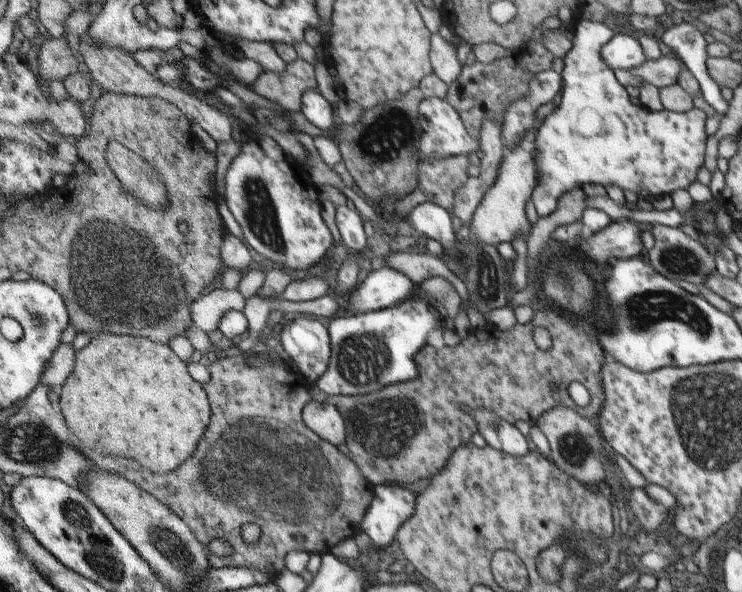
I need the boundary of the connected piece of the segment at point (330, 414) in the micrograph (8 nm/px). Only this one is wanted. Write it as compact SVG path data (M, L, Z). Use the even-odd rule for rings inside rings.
M314 401L304 408L301 417L306 428L317 433L322 440L330 441L336 448L346 447L348 425L335 405Z

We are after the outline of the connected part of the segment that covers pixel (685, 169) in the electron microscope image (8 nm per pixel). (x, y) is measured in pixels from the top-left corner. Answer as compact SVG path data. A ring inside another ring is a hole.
M578 20L574 21L571 26L574 32L574 42L572 50L563 58L564 69L562 70L562 76L564 77L565 87L562 88L562 98L560 98L560 104L557 105L557 109L553 114L548 115L544 122L539 125L535 134L534 140L534 160L536 160L536 166L538 166L538 184L534 186L534 190L531 194L532 202L536 208L536 212L540 218L550 216L554 214L554 208L556 208L556 200L558 196L562 196L566 190L572 190L574 186L582 186L586 182L594 182L594 184L604 184L604 182L610 182L611 185L618 186L621 190L630 190L634 192L636 196L647 200L656 199L658 196L672 195L674 191L680 189L687 189L692 184L700 170L700 166L704 164L704 152L706 148L706 132L704 132L704 120L706 120L706 113L702 112L702 108L692 108L688 112L677 113L663 109L662 111L651 111L646 109L642 105L633 104L630 100L628 88L622 86L618 79L615 77L614 70L605 63L605 59L601 56L601 51L604 49L606 43L615 35L614 32L602 23L602 21L594 20Z

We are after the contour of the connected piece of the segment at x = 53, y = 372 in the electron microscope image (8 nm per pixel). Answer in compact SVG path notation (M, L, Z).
M61 344L56 354L53 356L52 362L46 368L45 375L42 376L42 384L46 386L64 386L70 376L76 372L78 366L78 352L76 346L70 344Z

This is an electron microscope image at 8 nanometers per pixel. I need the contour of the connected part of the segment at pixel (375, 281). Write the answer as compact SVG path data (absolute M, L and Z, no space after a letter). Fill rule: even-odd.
M382 267L370 272L364 282L351 291L353 293L345 310L349 314L374 312L394 306L417 291L418 285L413 284L406 273Z

